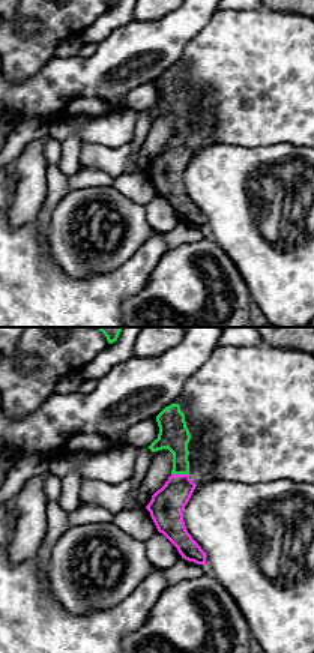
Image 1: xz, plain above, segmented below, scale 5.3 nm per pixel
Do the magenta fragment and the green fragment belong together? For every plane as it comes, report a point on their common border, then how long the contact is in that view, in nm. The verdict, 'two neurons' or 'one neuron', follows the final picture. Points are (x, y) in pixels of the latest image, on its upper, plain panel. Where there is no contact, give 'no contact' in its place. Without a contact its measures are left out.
(181, 138) | 100 nm

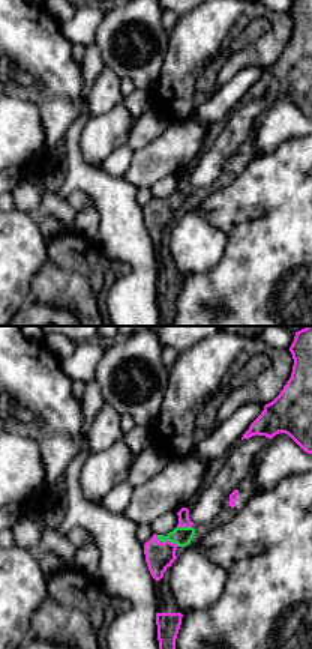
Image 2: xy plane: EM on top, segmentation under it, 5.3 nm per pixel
(167, 203) | 140 nm

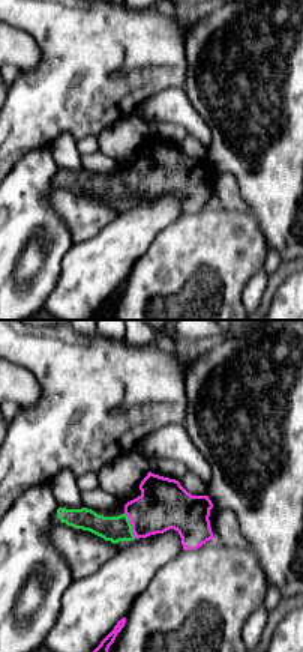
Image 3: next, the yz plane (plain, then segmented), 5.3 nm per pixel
(131, 187) | 150 nm

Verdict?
one neuron

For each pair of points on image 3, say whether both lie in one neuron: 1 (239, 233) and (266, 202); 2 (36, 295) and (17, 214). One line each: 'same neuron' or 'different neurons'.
1: different neurons
2: same neuron

